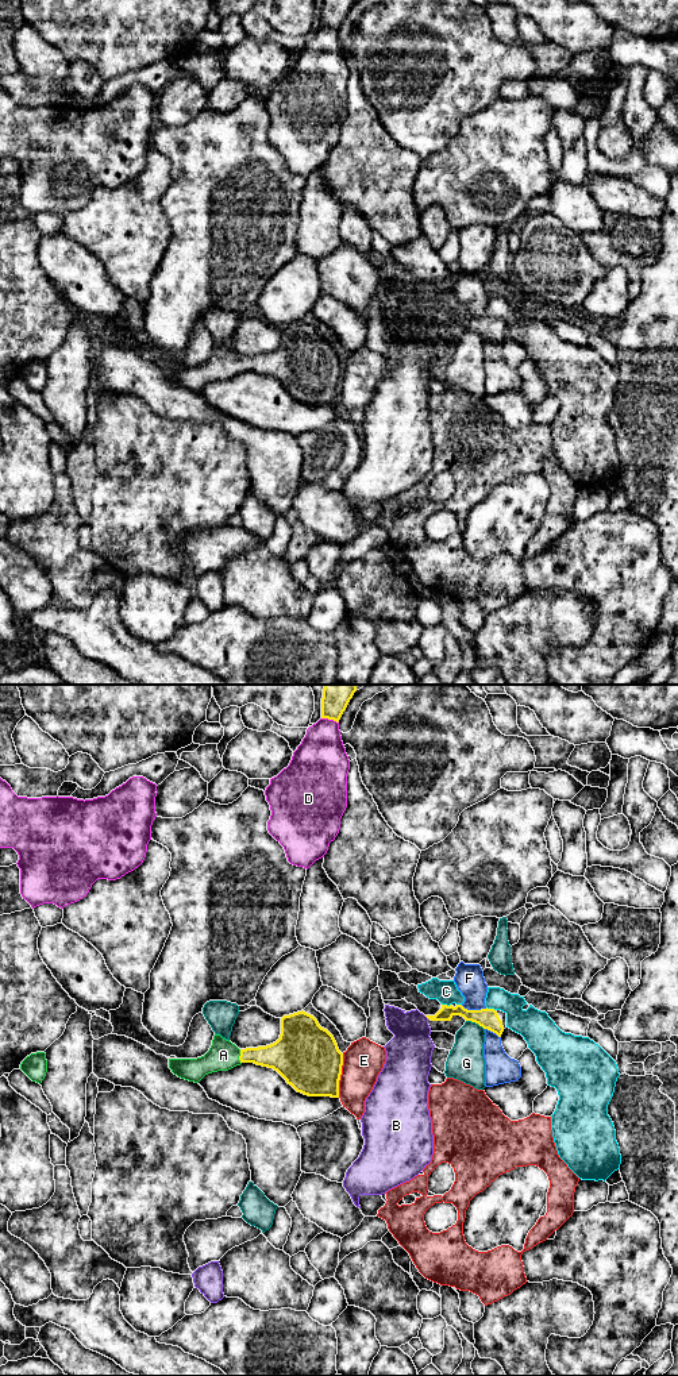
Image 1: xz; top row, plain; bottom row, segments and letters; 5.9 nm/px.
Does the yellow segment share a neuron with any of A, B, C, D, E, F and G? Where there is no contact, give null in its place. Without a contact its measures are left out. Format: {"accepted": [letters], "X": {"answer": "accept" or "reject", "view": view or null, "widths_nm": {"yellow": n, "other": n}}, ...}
{"accepted": ["A"], "A": {"answer": "accept", "view": "xz", "widths_nm": {"yellow": 180, "other": 180}}, "B": {"answer": "reject", "view": "xz", "widths_nm": {"yellow": 90, "other": 280}}, "C": {"answer": "reject", "view": "xz", "widths_nm": {"yellow": 110, "other": 140}}, "D": {"answer": "reject", "view": "xz", "widths_nm": {"yellow": 150, "other": 300}}, "E": {"answer": "reject", "view": "xz", "widths_nm": {"yellow": 380, "other": 240}}, "F": {"answer": "reject", "view": "xz", "widths_nm": {"yellow": 120, "other": 170}}, "G": {"answer": "reject", "view": "xz", "widths_nm": {"yellow": 120, "other": 220}}}

